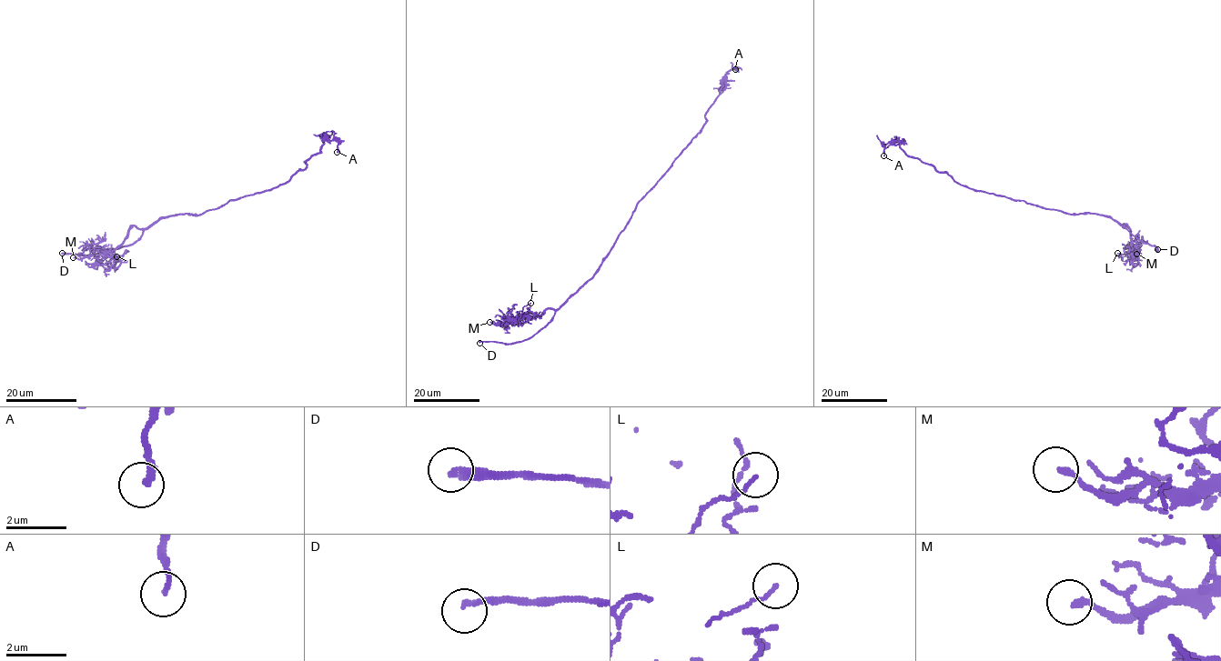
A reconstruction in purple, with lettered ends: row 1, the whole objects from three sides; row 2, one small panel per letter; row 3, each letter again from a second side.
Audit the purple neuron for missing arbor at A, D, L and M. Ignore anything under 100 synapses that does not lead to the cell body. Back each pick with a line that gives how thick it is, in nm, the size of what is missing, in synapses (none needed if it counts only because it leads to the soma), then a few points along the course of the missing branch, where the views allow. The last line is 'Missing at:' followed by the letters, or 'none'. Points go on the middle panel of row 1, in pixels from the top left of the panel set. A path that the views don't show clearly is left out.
D: 220 nm | (479, 343), (462, 341)
Missing at: D

